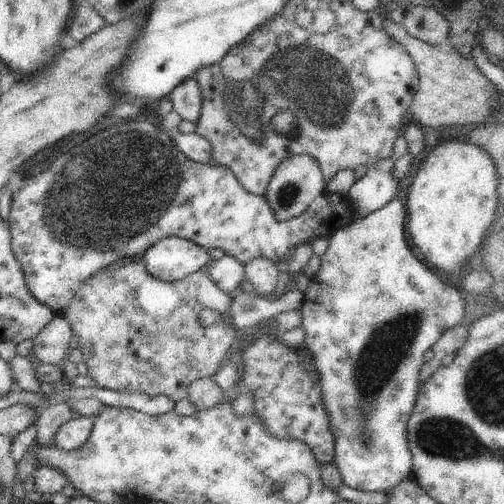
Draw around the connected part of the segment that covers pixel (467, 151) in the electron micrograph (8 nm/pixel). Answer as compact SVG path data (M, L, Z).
M454 137L444 139L430 152L426 152L416 165L412 180L408 182L406 199L406 230L412 242L425 256L428 265L437 266L445 272L456 272L462 268L462 262L468 260L482 246L498 212L499 172L485 148Z

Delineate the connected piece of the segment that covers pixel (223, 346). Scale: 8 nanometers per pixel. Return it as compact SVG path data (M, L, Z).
M140 259L115 270L106 268L92 275L72 297L64 317L78 337L83 362L88 366L88 375L95 380L97 387L116 392L144 392L148 396L165 394L176 403L187 397L194 380L212 378L224 365L226 352L236 336L233 318L224 317L206 327L200 323L200 316L204 309L228 315L232 303L230 295L214 284L206 269L177 281L165 281L152 276L147 271L144 259Z

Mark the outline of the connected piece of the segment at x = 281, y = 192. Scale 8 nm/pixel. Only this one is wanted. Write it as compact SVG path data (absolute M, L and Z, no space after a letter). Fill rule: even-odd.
M298 153L281 160L272 180L267 184L265 197L275 217L279 221L288 221L302 214L320 193L326 191L326 186L327 182L318 161L313 156Z

